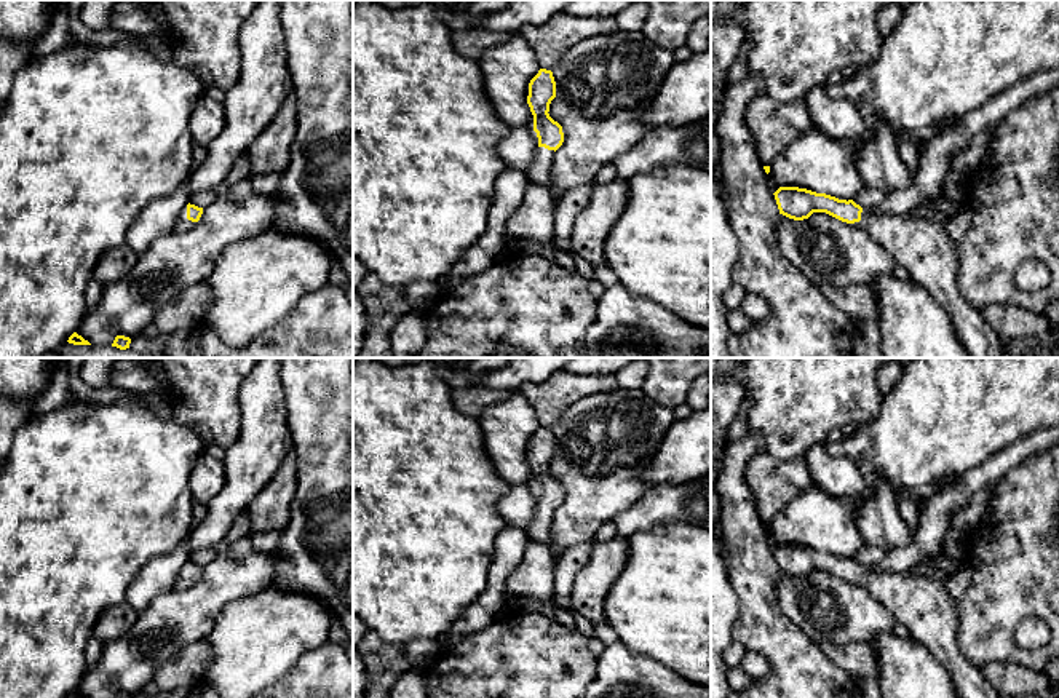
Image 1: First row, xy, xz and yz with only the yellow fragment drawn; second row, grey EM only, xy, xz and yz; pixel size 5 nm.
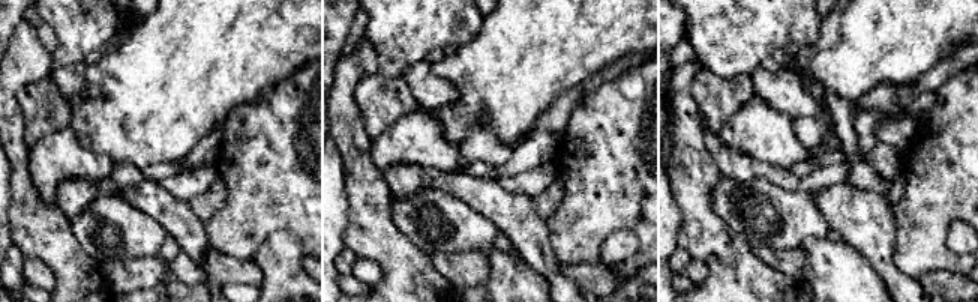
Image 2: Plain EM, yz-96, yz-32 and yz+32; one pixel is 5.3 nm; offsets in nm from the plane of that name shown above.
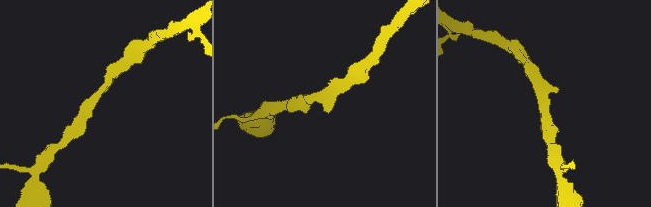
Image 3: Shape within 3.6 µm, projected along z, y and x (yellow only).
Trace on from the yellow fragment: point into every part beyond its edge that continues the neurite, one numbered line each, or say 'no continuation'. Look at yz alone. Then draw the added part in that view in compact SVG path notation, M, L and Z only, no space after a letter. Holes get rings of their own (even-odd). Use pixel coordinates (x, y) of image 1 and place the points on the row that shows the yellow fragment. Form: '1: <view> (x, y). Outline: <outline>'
1: yz (920, 246). Outline: M863 208L861 220L850 224L859 227L877 241L898 265L902 265L910 280L920 284L934 302L949 315L952 327L970 358L1000 358L1001 337L986 324L978 310L970 307L958 288L958 246L946 235L942 224L906 214L875 214Z

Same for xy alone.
1: xy (182, 222). Outline: M185 206L177 219L176 230L192 230L195 225L196 222L187 219L187 206Z

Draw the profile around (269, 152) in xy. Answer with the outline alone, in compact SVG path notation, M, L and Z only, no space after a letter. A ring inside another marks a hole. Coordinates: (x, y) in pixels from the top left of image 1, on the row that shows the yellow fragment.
M292 91L272 123L249 144L246 155L251 176L284 171L297 129L295 93Z

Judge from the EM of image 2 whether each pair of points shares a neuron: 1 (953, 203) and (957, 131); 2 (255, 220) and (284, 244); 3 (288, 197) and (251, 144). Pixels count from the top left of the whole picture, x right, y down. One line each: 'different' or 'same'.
1: same
2: different
3: same

